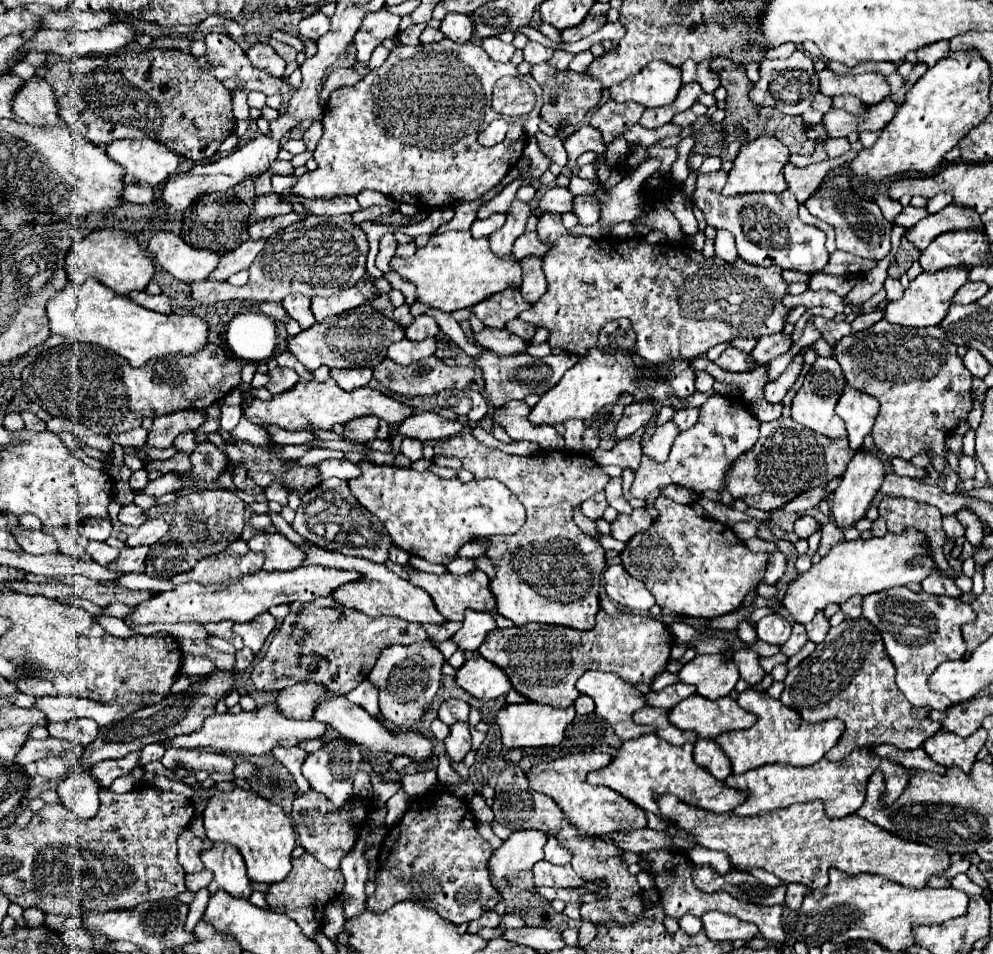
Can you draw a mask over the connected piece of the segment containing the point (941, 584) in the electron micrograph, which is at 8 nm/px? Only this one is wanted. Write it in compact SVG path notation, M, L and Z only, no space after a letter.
M932 572L932 576L928 576L928 580L922 582L922 588L928 594L944 594L944 596L952 596L952 598L962 596L962 590L954 584L954 580L948 576L940 576L938 572Z

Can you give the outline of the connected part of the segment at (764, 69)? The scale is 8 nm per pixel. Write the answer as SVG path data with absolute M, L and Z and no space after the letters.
M794 52L790 58L778 58L778 60L762 60L760 62L760 80L754 84L750 96L754 104L776 108L784 114L798 116L804 114L812 106L812 98L818 94L818 80L816 70L812 66L812 60L804 56L802 52Z

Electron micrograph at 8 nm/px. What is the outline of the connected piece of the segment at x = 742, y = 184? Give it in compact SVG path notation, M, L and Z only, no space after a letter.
M760 136L758 140L742 146L740 154L734 160L732 170L728 172L728 182L722 190L724 196L736 196L736 194L748 194L748 192L784 192L786 180L784 180L784 164L788 162L790 152L780 140L772 140L772 136Z

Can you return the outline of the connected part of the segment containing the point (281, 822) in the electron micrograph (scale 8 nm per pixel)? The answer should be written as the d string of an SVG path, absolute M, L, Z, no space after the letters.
M234 788L232 792L212 796L204 810L204 828L208 840L226 842L240 850L248 866L248 878L252 882L276 884L282 882L292 870L290 860L296 846L296 834L290 818L278 804L260 798L256 792Z

